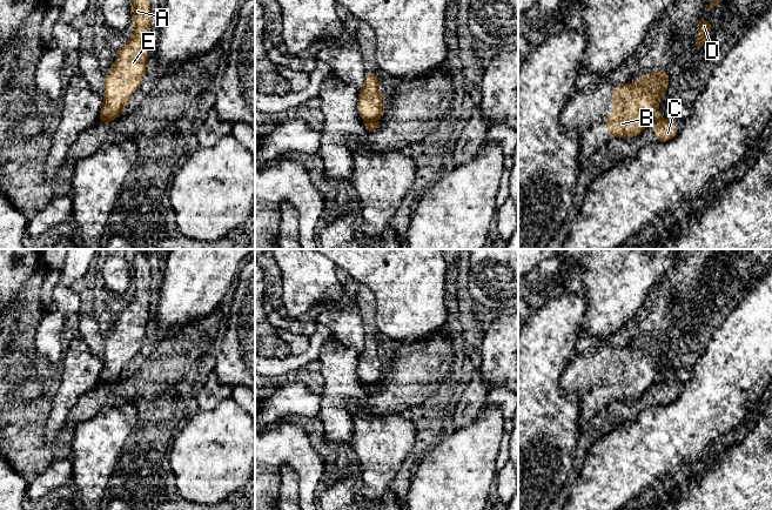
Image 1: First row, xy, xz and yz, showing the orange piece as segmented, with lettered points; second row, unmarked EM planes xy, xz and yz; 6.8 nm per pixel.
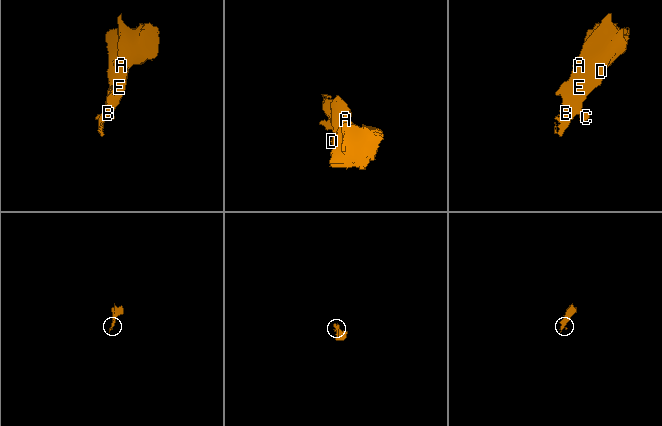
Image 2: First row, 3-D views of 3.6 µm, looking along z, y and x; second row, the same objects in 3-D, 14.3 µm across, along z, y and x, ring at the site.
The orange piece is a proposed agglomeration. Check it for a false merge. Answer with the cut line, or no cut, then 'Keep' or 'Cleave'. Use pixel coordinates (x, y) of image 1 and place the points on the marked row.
Split along xz (366, 121), (376, 123). Cleave

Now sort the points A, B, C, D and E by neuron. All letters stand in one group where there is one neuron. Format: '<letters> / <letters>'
A B D E / C

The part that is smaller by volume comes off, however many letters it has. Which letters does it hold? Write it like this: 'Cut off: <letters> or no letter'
Cut off: C

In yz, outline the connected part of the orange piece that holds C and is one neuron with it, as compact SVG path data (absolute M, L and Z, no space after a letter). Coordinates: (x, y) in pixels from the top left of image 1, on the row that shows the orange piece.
M657 118L651 123L654 125L654 142L667 142L677 136L678 129L666 118Z

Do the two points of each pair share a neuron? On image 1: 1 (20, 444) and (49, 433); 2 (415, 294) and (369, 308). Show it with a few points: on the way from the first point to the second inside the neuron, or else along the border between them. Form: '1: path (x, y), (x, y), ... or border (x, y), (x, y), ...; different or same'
1: border (49, 408), (45, 430), (45, 441), (47, 443); different
2: border (360, 283), (364, 283), (374, 295), (377, 333); different

